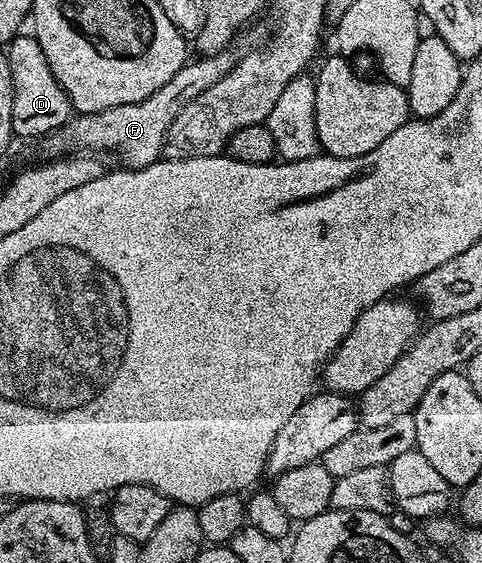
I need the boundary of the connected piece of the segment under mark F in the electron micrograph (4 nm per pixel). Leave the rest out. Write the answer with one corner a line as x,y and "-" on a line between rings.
224,53
222,55
205,55
196,58
194,61
188,61
183,64
177,73
157,93
149,93
145,101
137,101
133,105
117,105
113,109
105,109
97,113
88,115
76,114
68,119
67,123
57,131
51,132
46,136
48,156
63,157
68,153
104,153
103,151
116,151
123,155
122,166
130,169
132,167
148,167
151,163
159,162
163,153
163,142
167,140
169,125
209,85
217,85
221,77
231,67
232,56

